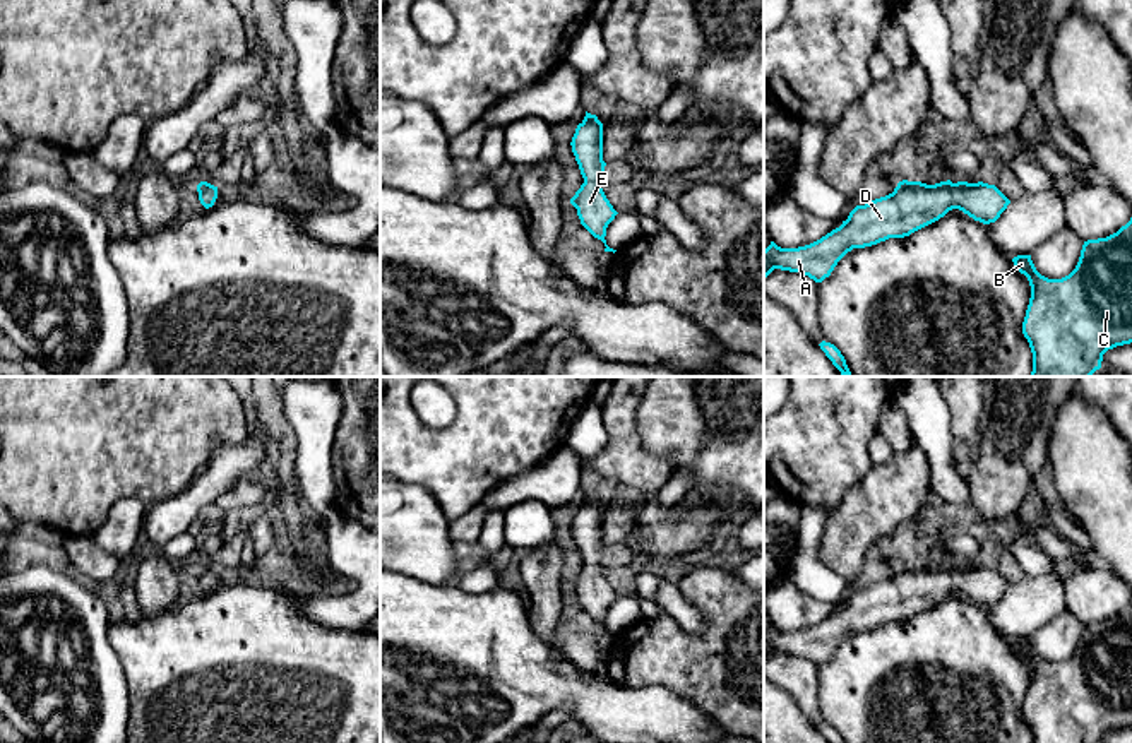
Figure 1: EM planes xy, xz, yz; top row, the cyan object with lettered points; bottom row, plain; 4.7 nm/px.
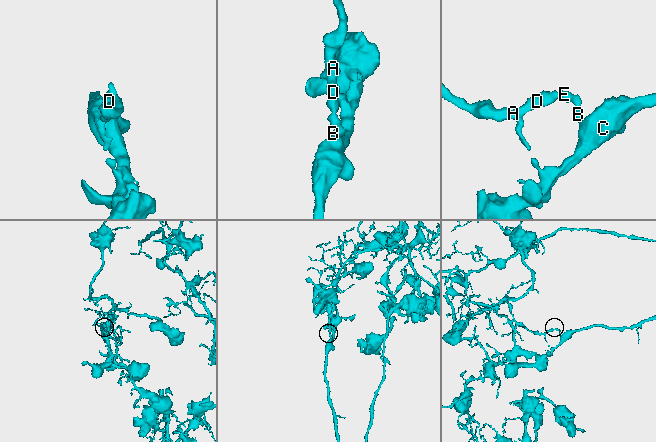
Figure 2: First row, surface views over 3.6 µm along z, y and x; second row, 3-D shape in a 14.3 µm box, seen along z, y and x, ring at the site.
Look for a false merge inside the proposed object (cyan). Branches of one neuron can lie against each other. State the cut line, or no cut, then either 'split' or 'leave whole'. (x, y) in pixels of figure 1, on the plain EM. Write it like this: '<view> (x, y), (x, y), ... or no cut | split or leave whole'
no cut | leave whole

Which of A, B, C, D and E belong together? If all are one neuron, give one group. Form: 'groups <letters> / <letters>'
groups A B C D E

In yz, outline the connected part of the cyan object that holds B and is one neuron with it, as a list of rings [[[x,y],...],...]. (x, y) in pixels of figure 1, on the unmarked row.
[[[1132,601],[1113,618],[1084,625],[1075,652],[1062,663],[1041,659],[1031,639],[1012,645],[1031,669],[1022,717],[1033,743],[1103,743],[1108,733],[1132,726]]]

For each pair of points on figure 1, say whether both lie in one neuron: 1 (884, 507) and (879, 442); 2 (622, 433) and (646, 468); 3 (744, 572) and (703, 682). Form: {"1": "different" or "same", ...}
{"1": "different", "2": "same", "3": "different"}

